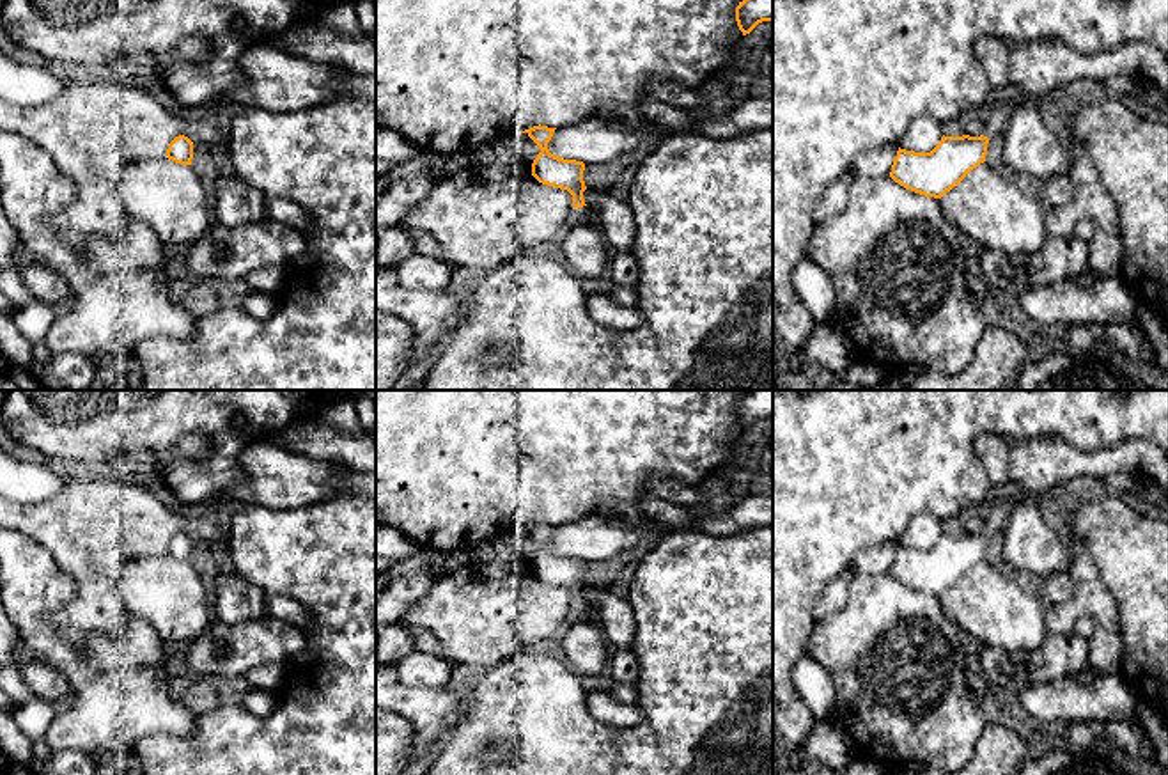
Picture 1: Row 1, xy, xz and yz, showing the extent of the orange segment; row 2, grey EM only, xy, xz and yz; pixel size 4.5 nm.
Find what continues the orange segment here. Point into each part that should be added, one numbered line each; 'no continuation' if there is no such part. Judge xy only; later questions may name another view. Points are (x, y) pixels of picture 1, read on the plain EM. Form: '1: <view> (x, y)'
no continuation

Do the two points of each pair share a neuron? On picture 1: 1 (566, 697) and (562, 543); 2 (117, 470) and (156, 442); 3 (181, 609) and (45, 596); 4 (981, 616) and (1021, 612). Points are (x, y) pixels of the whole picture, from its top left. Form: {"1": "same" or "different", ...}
{"1": "different", "2": "different", "3": "different", "4": "same"}

